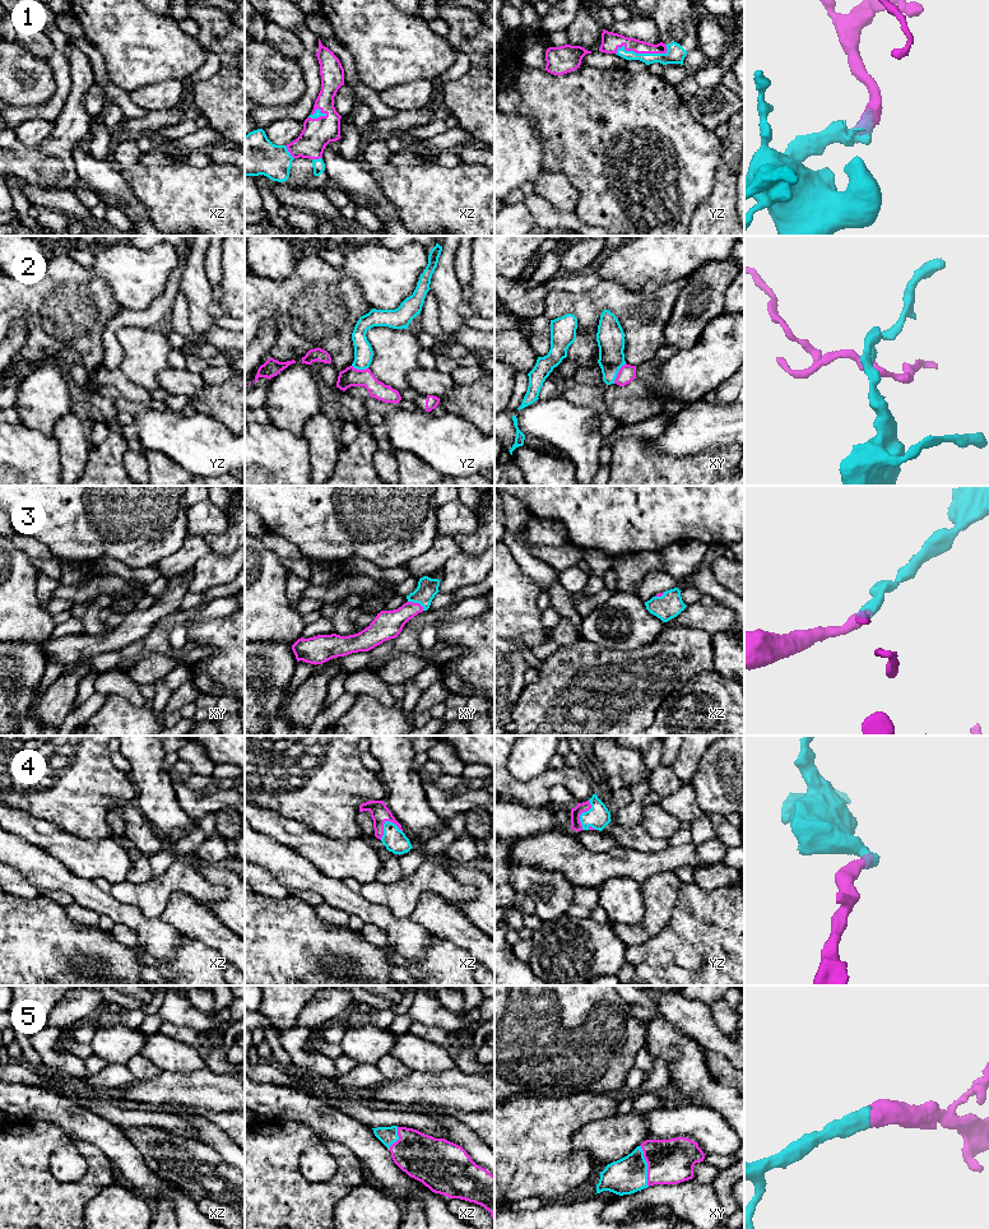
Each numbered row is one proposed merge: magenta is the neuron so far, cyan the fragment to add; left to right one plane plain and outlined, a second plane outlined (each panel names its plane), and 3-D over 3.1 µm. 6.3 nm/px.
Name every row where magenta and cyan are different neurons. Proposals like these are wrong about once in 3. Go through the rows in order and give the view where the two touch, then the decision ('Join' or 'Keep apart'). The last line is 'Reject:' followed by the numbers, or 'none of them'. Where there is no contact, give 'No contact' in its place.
1: Touches magenta in yz. Join
2: Touches magenta in xy. Keep apart
3: Touches magenta in xy. Join
4: Touches magenta in xz. Join
5: Touches magenta in xy. Join
Reject: 2

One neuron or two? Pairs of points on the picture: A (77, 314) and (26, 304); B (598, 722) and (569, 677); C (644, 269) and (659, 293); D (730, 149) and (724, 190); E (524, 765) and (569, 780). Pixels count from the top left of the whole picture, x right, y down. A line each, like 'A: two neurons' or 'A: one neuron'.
A: one neuron
B: one neuron
C: two neurons
D: one neuron
E: two neurons

